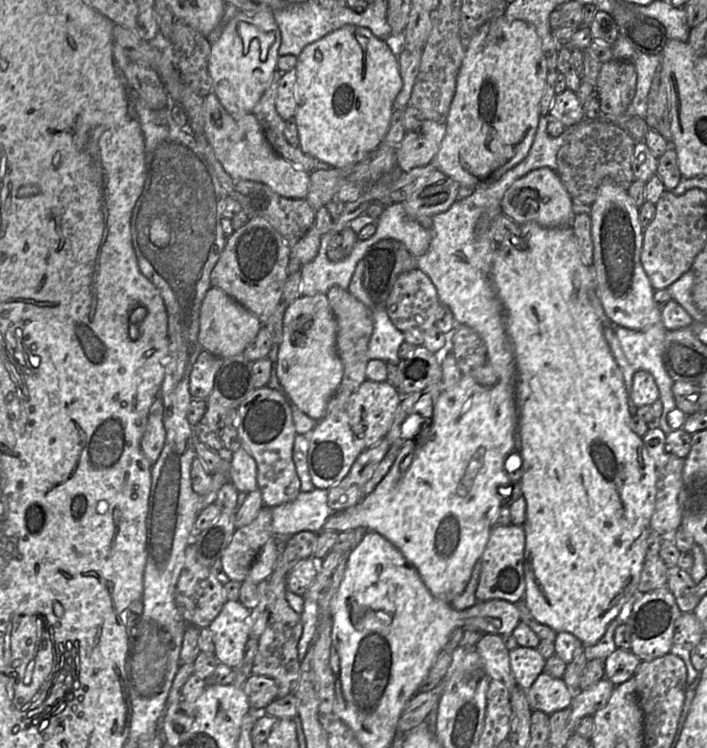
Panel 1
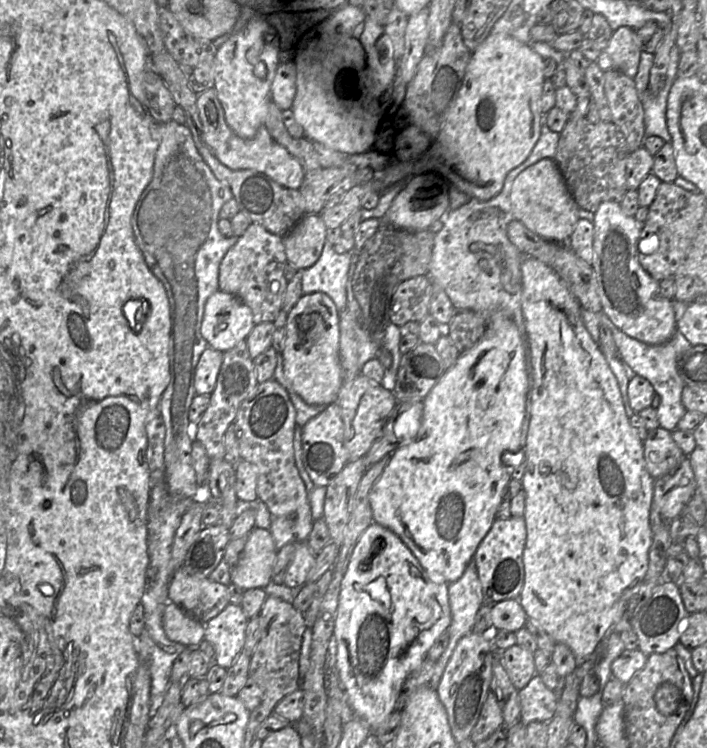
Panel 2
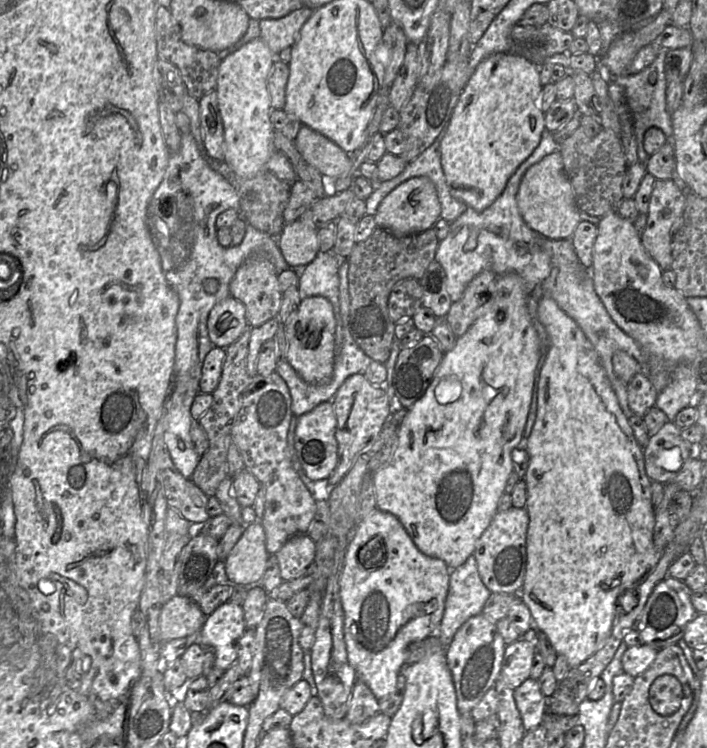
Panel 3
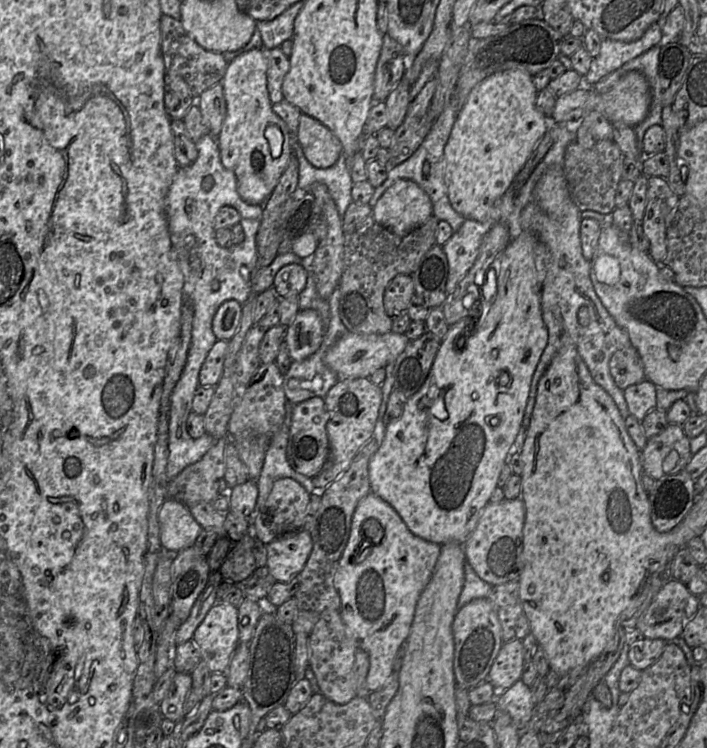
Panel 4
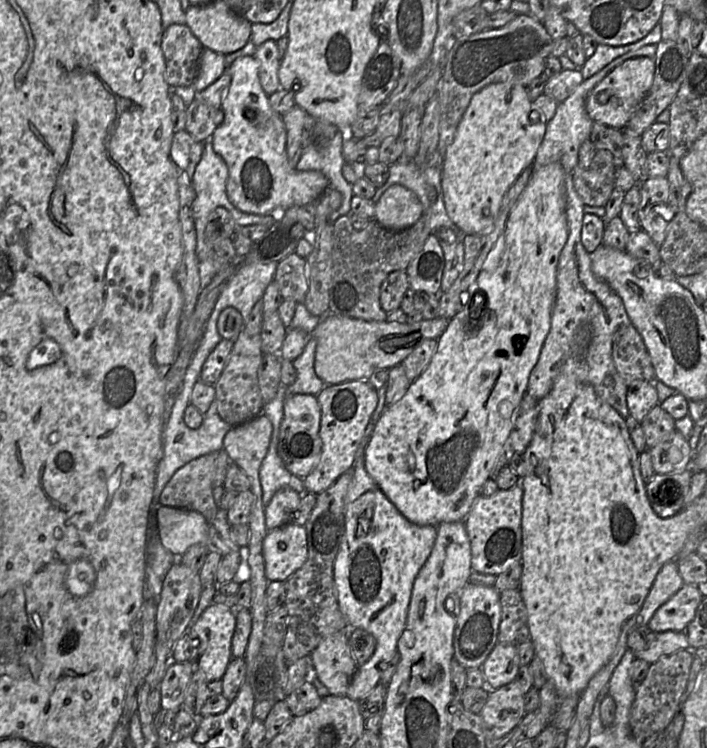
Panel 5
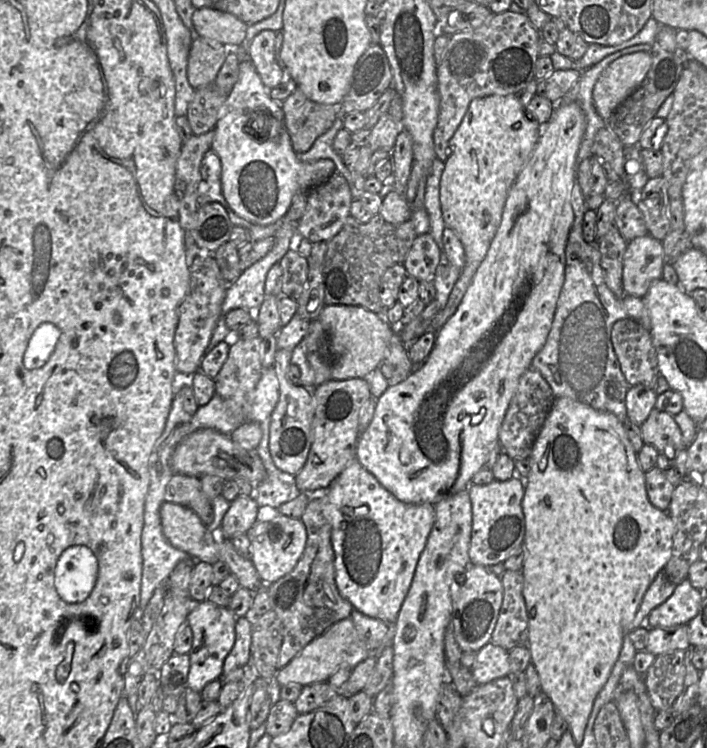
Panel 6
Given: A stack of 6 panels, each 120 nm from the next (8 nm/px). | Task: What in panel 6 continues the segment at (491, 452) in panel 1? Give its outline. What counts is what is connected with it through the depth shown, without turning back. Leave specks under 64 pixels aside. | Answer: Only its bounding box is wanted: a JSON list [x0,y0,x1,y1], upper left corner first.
[356,102,586,505]

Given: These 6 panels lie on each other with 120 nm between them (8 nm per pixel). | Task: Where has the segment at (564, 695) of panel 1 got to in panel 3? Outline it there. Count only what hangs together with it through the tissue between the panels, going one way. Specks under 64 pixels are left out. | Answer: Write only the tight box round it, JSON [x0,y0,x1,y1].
[514,679,547,731]

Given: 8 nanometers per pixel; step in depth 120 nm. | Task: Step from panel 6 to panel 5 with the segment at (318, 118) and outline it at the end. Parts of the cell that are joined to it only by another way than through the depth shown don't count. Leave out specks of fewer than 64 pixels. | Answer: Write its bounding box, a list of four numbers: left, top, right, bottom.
[282,105,339,168]

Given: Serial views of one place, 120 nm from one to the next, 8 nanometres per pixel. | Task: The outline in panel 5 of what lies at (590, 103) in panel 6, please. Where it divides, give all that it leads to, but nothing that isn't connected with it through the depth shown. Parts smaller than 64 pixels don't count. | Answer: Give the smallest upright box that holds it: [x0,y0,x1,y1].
[532,44,657,184]

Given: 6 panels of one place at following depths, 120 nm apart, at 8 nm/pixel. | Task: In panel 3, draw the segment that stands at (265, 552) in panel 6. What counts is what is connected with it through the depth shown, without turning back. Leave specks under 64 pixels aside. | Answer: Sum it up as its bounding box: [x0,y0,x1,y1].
[276,534,316,581]

